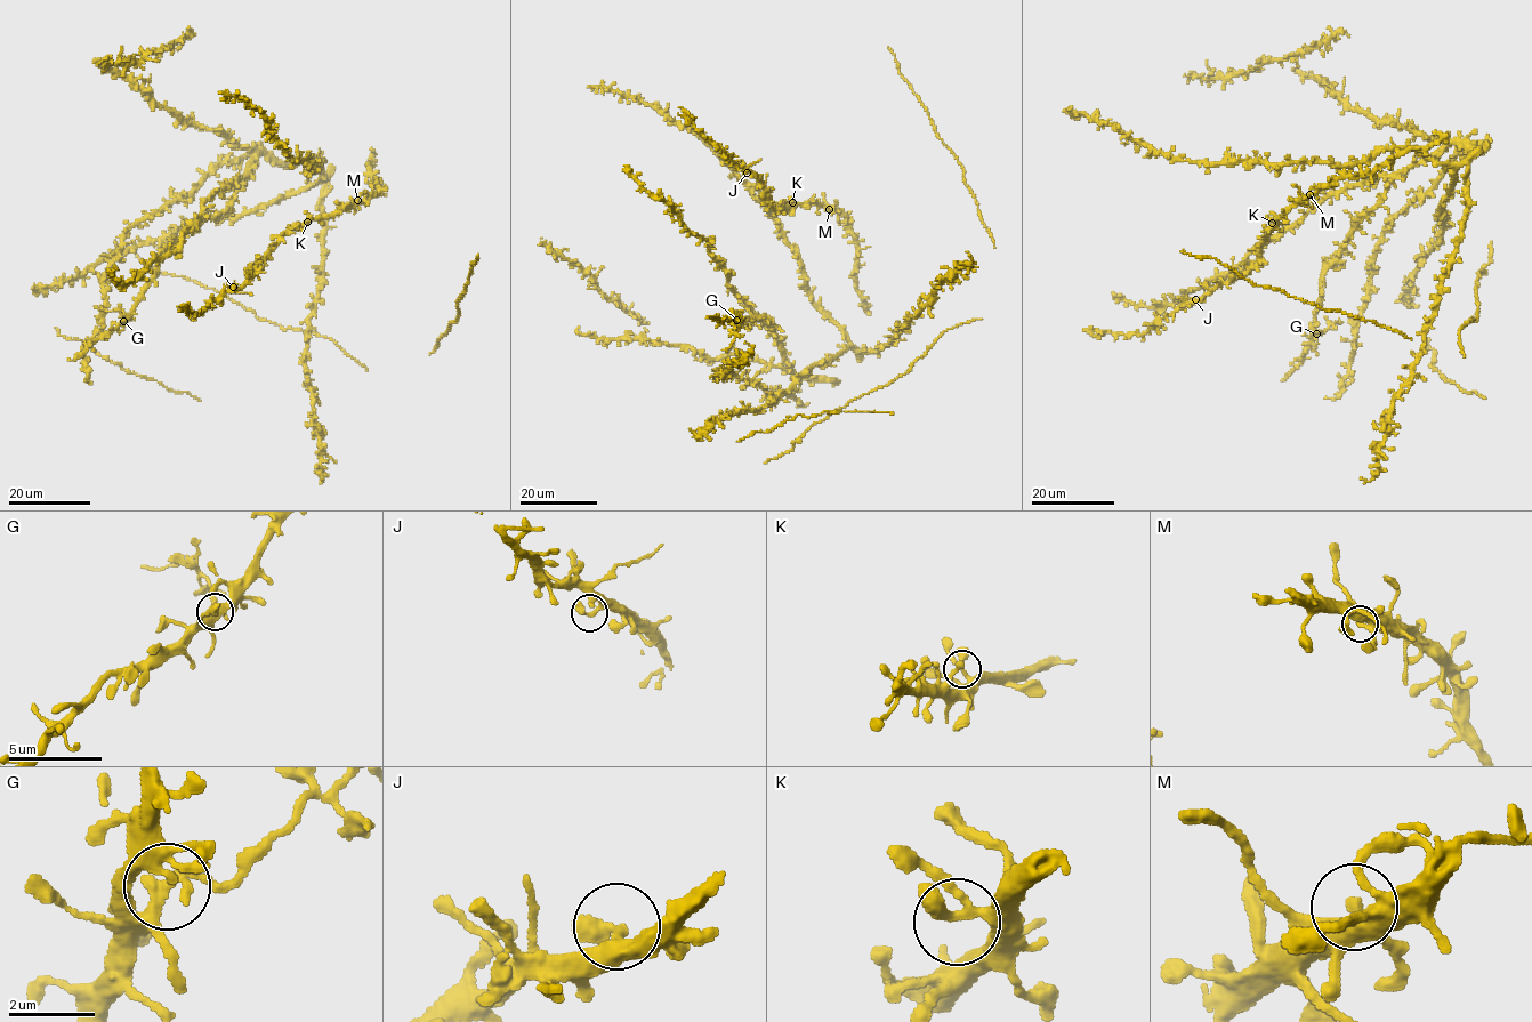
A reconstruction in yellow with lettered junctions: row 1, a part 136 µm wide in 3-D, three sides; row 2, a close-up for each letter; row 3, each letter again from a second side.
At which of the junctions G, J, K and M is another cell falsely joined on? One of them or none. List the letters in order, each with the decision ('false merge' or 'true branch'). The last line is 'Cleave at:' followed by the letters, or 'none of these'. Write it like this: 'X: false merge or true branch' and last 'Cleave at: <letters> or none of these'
G: false merge
J: true branch
K: true branch
M: true branch
Cleave at: G

